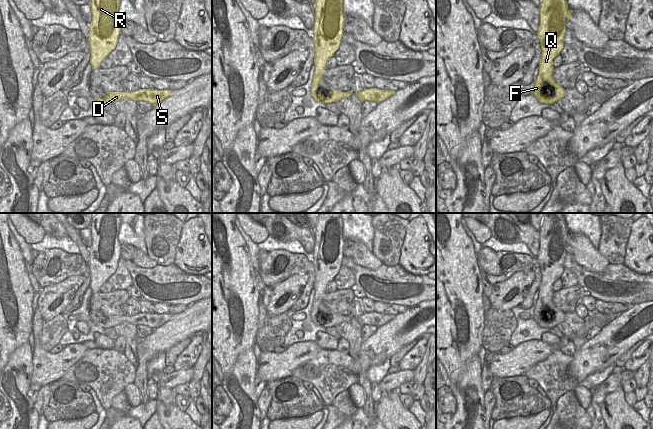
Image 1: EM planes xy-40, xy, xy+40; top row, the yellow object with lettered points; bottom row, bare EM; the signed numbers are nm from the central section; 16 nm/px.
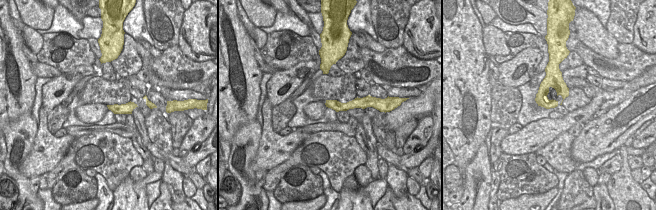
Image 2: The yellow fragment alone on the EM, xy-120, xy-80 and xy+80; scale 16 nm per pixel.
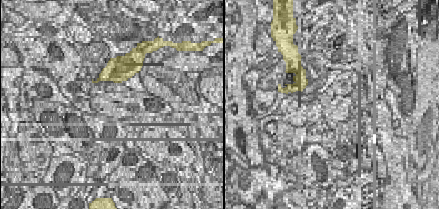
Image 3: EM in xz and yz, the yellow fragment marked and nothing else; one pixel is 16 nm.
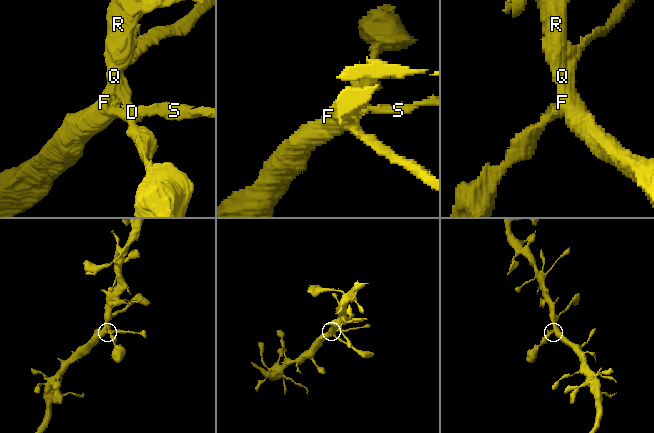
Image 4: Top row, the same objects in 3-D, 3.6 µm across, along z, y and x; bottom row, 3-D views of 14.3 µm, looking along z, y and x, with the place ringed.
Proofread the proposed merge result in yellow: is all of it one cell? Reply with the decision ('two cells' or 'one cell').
one cell

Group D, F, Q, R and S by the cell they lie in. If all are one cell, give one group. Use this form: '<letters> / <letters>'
D F Q R S

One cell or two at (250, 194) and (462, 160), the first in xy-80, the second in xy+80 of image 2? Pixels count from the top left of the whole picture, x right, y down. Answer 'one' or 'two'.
two

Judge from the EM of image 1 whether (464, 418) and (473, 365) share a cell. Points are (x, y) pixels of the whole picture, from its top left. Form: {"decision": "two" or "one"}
{"decision": "one"}

